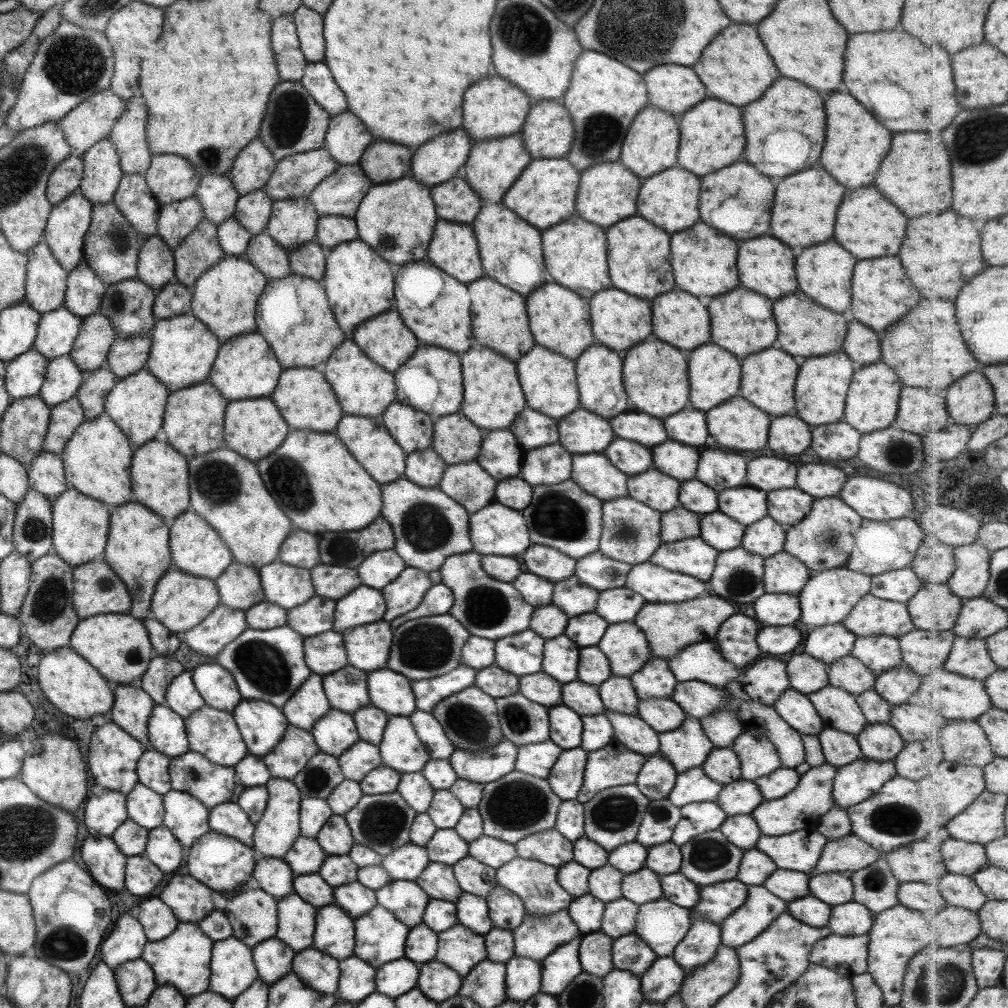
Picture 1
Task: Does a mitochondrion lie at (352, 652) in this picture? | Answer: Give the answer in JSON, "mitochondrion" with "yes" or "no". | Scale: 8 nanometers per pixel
{"mitochondrion":"no"}

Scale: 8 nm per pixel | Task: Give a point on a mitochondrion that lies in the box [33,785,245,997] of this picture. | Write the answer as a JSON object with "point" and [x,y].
{"point":[61,944]}

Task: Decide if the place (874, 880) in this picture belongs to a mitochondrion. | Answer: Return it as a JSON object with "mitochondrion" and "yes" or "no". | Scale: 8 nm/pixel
{"mitochondrion":"yes"}

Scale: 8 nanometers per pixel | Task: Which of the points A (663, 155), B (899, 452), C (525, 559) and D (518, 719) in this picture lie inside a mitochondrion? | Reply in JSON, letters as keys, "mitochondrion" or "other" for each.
{"A":"other","B":"mitochondrion","C":"other","D":"mitochondrion"}

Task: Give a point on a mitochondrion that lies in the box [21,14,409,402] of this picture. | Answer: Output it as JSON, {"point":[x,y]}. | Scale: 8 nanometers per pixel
{"point":[75,65]}

